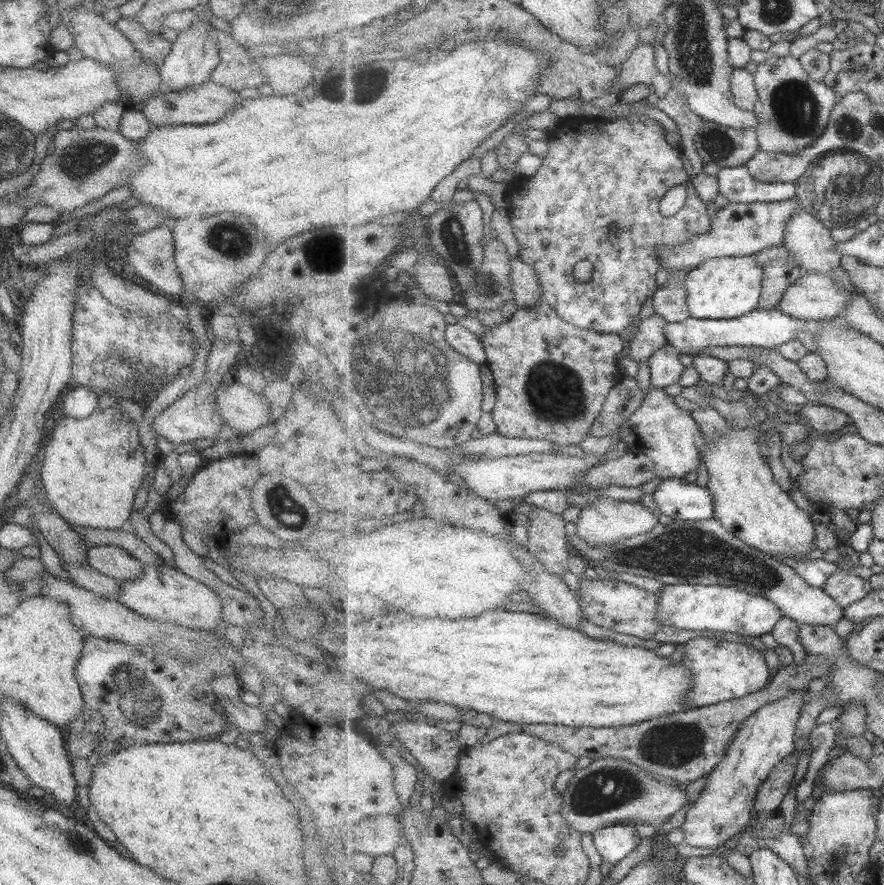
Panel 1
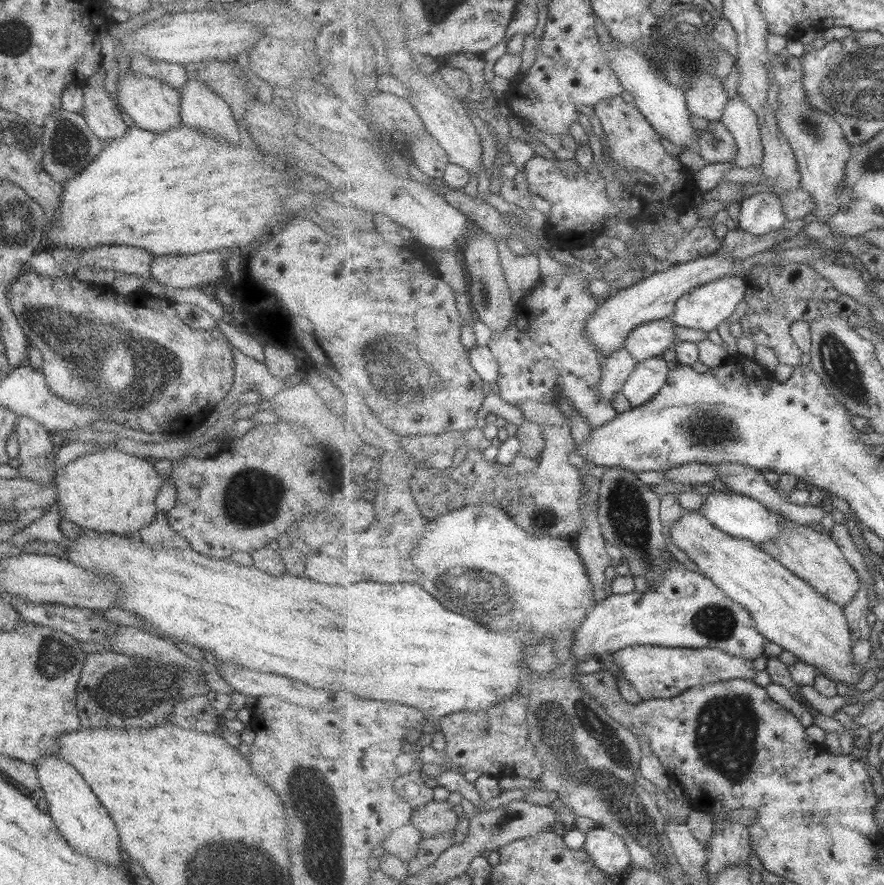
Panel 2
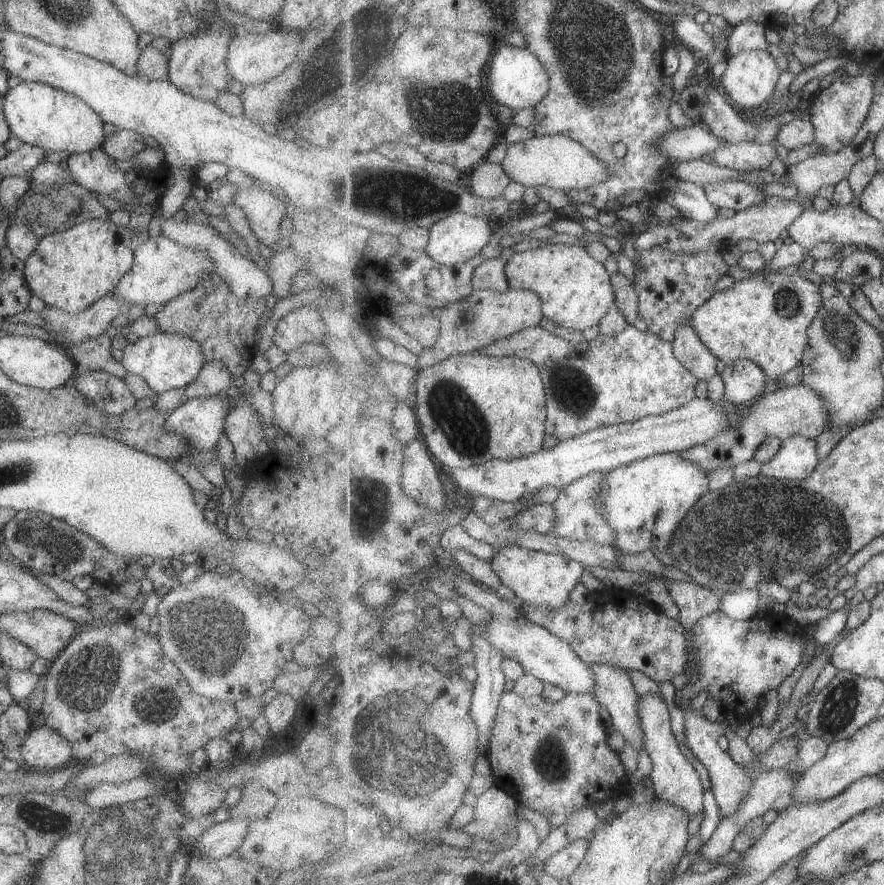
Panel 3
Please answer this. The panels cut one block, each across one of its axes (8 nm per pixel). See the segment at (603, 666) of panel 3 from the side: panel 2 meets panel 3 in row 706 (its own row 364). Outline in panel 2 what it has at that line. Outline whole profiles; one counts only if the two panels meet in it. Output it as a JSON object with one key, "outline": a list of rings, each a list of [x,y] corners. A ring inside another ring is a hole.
{"outline":[[[625,347],[613,351],[606,358],[602,367],[603,376],[599,381],[598,391],[600,395],[611,401],[613,393],[621,392],[627,379],[634,373],[639,360],[637,360]]]}

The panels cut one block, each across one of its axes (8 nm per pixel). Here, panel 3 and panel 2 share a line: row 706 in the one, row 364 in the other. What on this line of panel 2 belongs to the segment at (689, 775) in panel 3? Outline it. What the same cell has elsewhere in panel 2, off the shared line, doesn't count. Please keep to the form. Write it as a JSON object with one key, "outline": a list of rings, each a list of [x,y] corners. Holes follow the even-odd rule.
{"outline":[[[662,356],[641,361],[621,392],[633,408],[643,406],[655,398],[667,382],[669,373],[669,364]]]}

